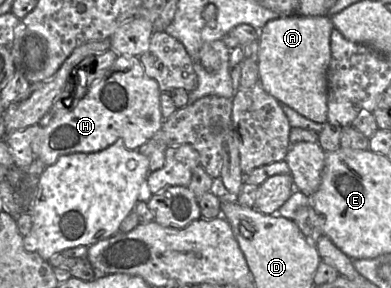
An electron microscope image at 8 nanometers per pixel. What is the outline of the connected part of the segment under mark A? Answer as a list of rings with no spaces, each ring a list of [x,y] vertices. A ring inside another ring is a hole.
[[[287,16],[270,20],[259,38],[259,83],[280,104],[287,105],[316,123],[327,122],[327,72],[331,60],[330,37],[334,29],[329,16]]]

